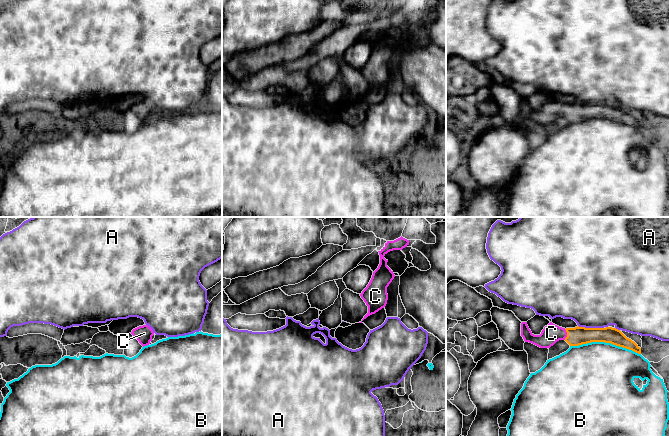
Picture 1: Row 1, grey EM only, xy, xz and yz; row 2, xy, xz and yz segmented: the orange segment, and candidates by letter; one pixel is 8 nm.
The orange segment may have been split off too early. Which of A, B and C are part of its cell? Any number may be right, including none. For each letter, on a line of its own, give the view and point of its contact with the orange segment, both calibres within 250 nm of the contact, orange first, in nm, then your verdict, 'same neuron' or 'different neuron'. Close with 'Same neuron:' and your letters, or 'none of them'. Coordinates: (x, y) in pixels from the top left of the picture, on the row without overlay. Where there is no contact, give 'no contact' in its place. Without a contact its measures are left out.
A: meets orange in yz at (591, 104); 150 nm thick on the orange side, 500 nm on the other; different neuron
B: meets orange in yz at (605, 118); 150 nm thick on the orange side, 500 nm on the other; different neuron
C: meets orange in yz at (567, 110); 150 nm thick on the orange side, 150 nm on the other; same neuron
Same neuron: C

